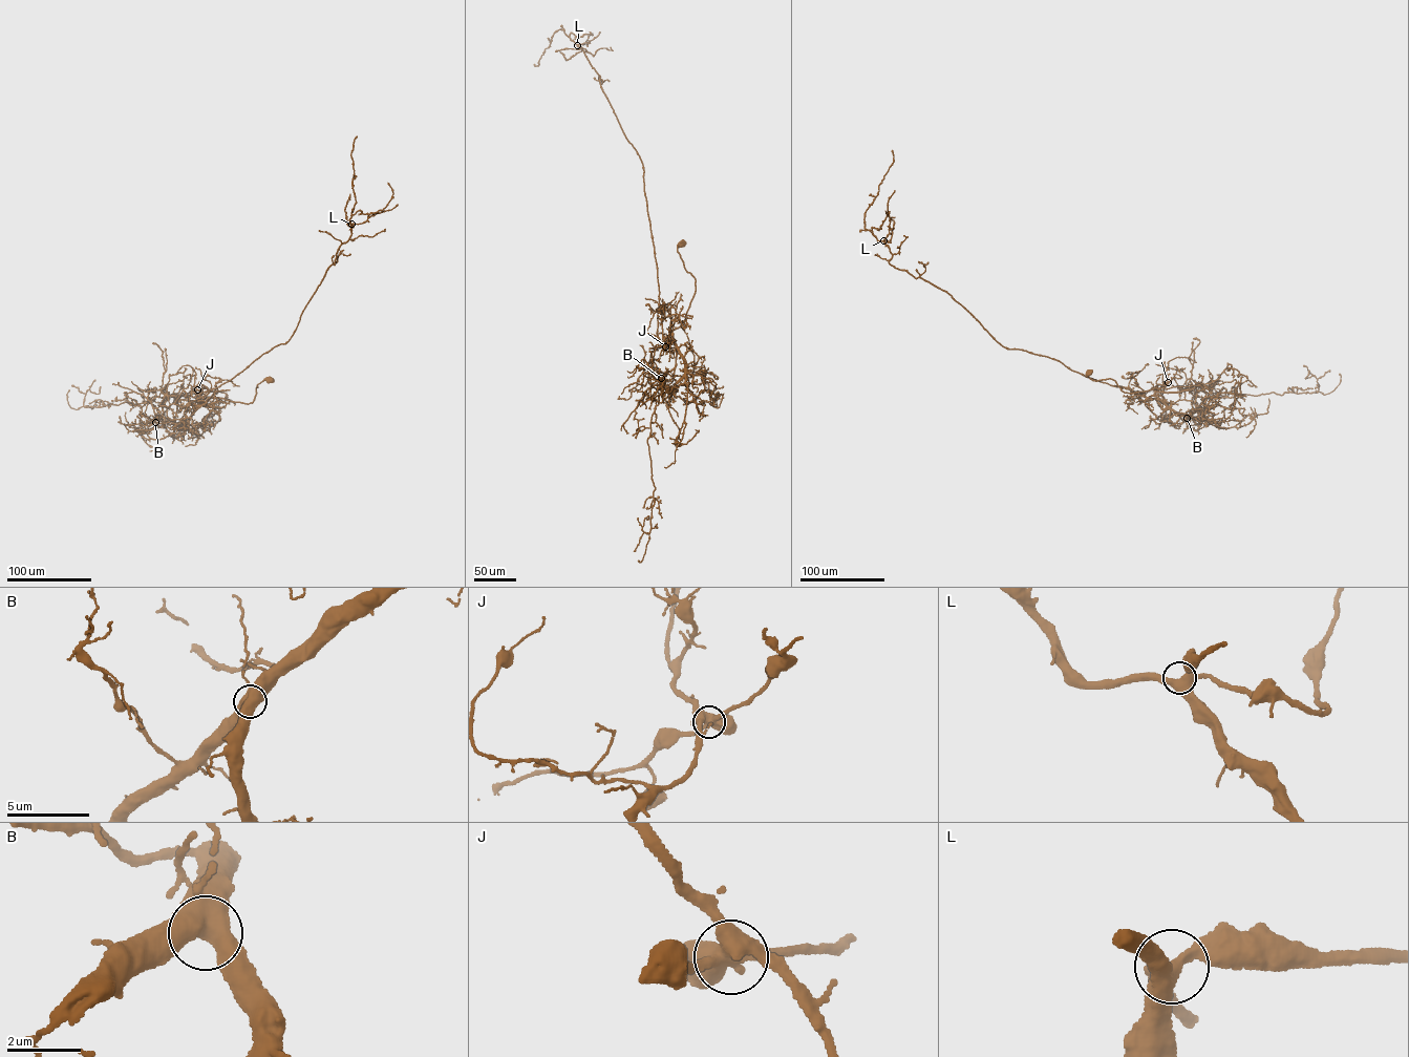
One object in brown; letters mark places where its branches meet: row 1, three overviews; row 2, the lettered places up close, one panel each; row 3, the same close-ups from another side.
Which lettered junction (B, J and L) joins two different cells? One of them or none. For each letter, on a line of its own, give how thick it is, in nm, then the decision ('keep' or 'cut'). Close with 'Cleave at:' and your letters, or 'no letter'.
B: 550 nm thick; keep
J: 500 nm thick; keep
L: 440 nm thick; keep
Cleave at: no letter

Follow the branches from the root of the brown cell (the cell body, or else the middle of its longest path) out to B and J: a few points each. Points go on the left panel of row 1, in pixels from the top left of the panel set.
B: (270, 379), (257, 384), (252, 402), (207, 397), (185, 425), (179, 427), (158, 418), (155, 422)
J: (270, 379), (257, 384), (253, 401), (248, 404), (219, 398), (203, 399), (197, 389)

